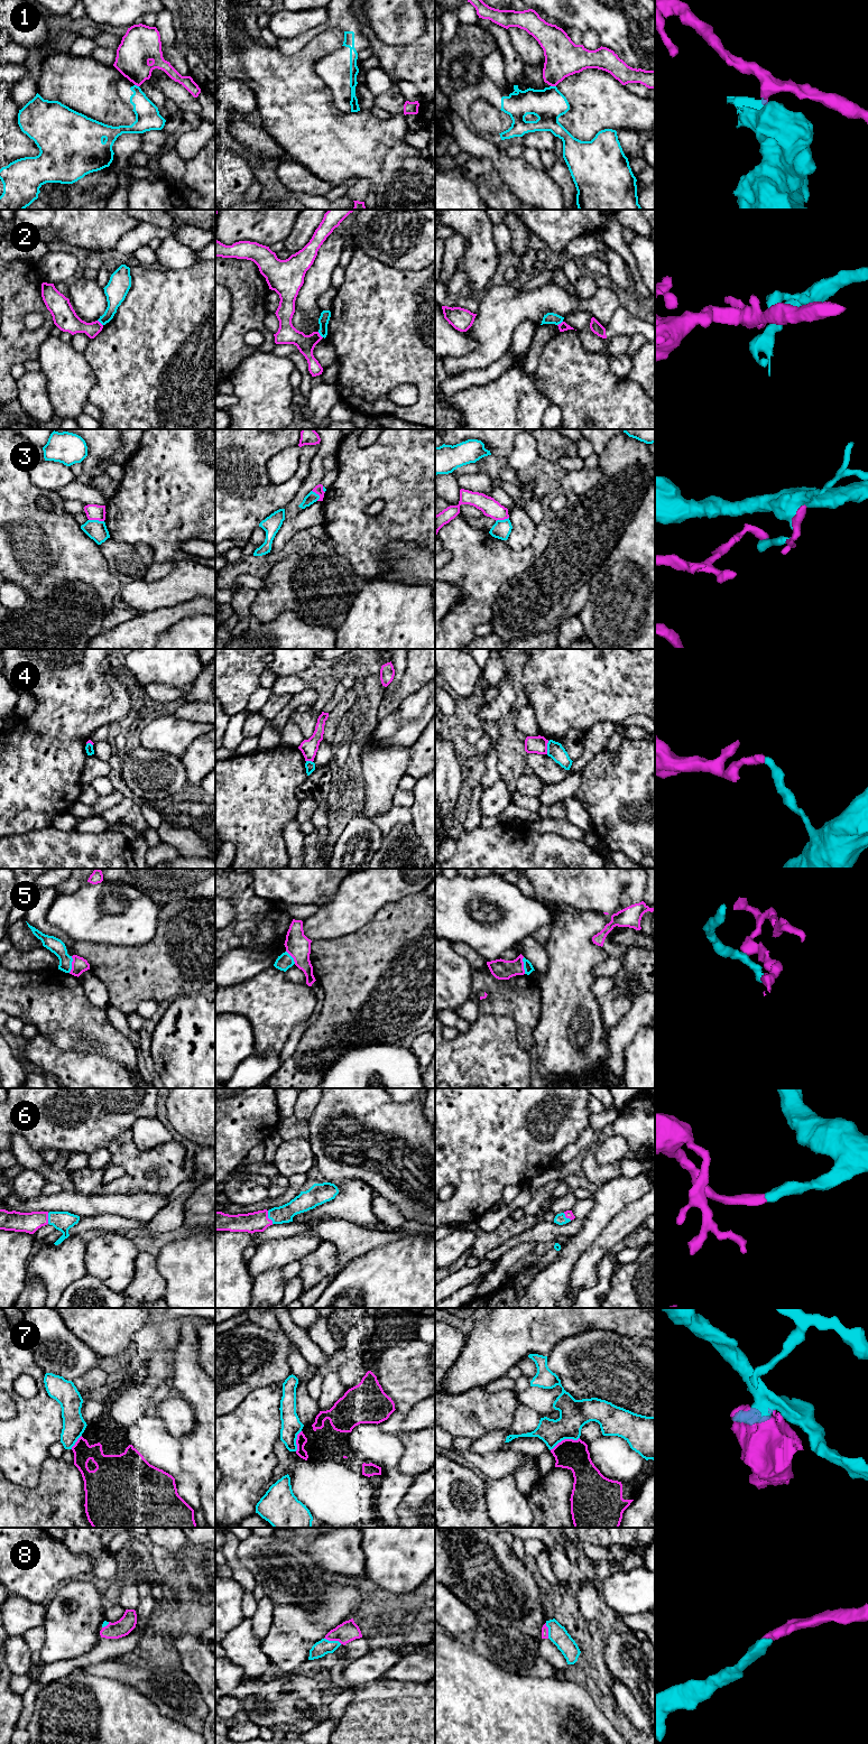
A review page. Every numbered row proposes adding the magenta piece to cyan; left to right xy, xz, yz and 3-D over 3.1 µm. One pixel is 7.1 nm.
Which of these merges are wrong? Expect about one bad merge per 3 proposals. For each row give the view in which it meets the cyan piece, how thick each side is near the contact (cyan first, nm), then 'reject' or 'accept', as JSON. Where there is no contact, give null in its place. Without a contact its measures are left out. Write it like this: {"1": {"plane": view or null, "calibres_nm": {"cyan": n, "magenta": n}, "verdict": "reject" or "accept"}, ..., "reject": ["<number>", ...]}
{"1": {"plane": "yz", "calibres_nm": {"cyan": 240, "magenta": 260}, "verdict": "reject"}, "2": {"plane": "xz", "calibres_nm": {"cyan": 80, "magenta": 140}, "verdict": "reject"}, "3": {"plane": "xy", "calibres_nm": {"cyan": 140, "magenta": 110}, "verdict": "reject"}, "4": {"plane": "yz", "calibres_nm": {"cyan": 120, "magenta": 130}, "verdict": "reject"}, "5": {"plane": "xy", "calibres_nm": {"cyan": 110, "magenta": 110}, "verdict": "reject"}, "6": {"plane": "xz", "calibres_nm": {"cyan": 130, "magenta": 140}, "verdict": "accept"}, "7": {"plane": "yz", "calibres_nm": {"cyan": 200, "magenta": 220}, "verdict": "reject"}, "8": {"plane": "xz", "calibres_nm": {"cyan": 110, "magenta": 150}, "verdict": "accept"}, "reject": ["1", "2", "3", "4", "5", "7"]}

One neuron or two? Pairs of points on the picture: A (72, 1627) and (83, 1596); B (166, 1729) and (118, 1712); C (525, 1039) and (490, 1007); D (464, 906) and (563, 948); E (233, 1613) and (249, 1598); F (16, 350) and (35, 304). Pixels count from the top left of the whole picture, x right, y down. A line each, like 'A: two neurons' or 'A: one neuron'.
A: one neuron
B: one neuron
C: one neuron
D: two neurons
E: two neurons
F: one neuron

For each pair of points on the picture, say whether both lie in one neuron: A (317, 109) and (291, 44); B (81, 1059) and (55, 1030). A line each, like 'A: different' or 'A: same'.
A: different
B: different

